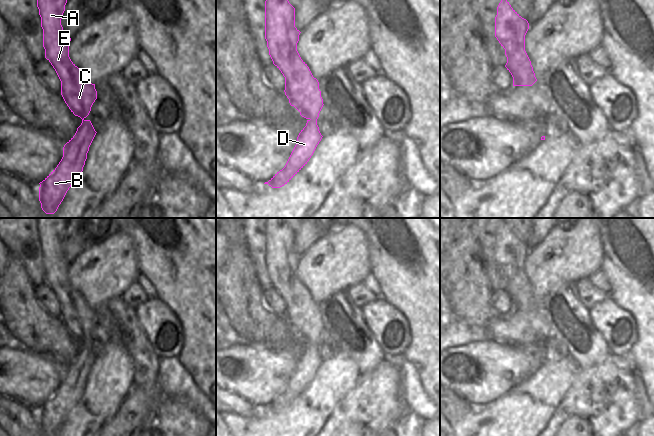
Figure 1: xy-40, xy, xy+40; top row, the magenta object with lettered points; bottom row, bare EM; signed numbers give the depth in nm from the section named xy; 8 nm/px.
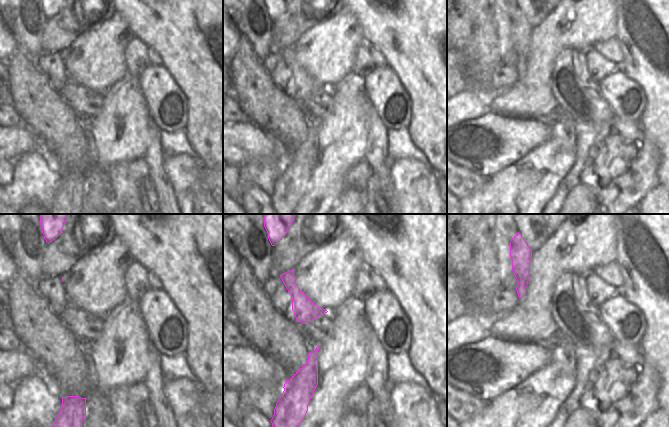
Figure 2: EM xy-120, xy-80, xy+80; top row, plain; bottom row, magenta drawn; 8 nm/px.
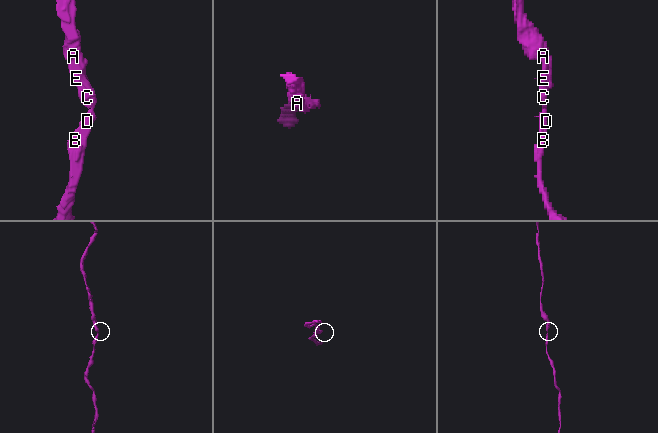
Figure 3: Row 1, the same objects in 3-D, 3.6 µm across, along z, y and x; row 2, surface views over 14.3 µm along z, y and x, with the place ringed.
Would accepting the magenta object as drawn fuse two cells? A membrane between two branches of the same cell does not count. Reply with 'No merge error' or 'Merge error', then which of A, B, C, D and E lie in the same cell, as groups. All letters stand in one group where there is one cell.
No merge error. Groups: A B C D E.

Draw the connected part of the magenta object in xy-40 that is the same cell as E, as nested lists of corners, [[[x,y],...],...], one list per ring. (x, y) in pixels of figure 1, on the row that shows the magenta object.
[[[37,0],[37,7],[41,17],[43,29],[43,47],[45,58],[51,63],[61,81],[61,95],[71,112],[82,119],[75,135],[64,145],[63,157],[57,167],[42,181],[39,187],[39,201],[41,208],[46,214],[54,214],[71,185],[79,178],[83,171],[89,147],[96,135],[96,131],[90,120],[85,118],[89,115],[91,107],[97,99],[95,84],[92,84],[69,57],[68,38],[61,25],[61,19],[65,11],[67,0]]]

